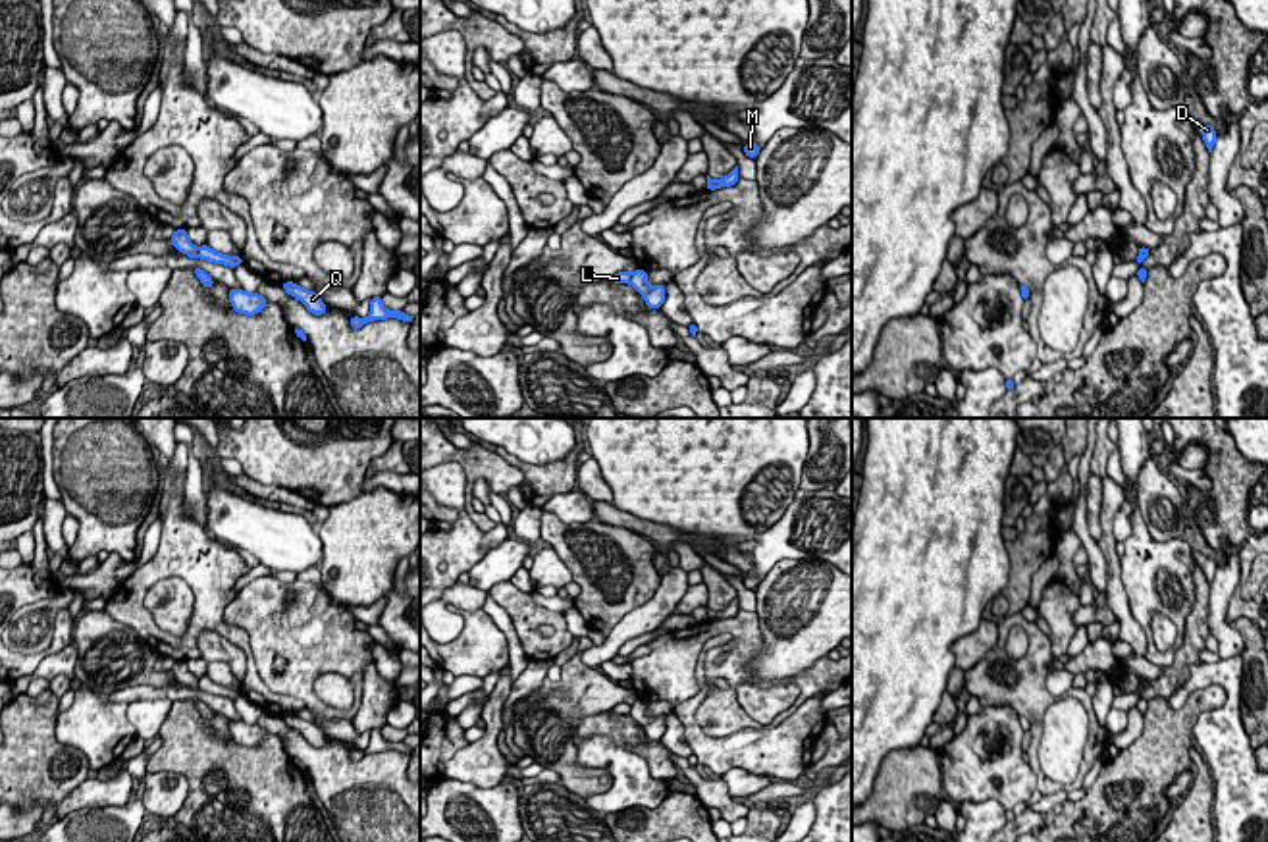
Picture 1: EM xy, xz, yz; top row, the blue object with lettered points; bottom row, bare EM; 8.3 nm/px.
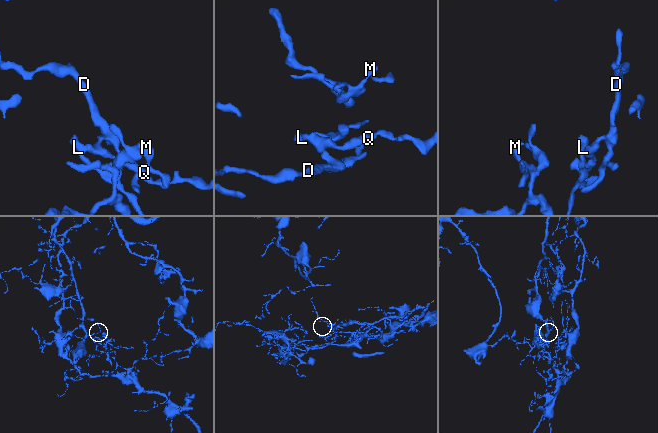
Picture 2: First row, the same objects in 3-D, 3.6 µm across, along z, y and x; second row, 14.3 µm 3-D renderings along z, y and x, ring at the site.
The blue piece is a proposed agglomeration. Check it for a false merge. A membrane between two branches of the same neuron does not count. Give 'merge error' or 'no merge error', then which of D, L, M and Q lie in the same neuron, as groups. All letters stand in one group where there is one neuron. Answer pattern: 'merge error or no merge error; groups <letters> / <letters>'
merge error; groups D Q / L M

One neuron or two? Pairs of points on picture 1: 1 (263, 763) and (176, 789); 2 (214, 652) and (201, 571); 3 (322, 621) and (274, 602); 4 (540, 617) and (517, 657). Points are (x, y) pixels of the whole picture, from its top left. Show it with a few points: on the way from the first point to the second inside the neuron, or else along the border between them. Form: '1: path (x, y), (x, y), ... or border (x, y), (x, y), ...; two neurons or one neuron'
1: border (147, 769), (178, 771), (187, 781), (178, 814); two neurons
2: border (197, 634), (216, 631), (247, 657); two neurons
3: path (309, 621), (288, 621), (282, 615); one neuron
4: border (501, 607), (528, 659); two neurons

